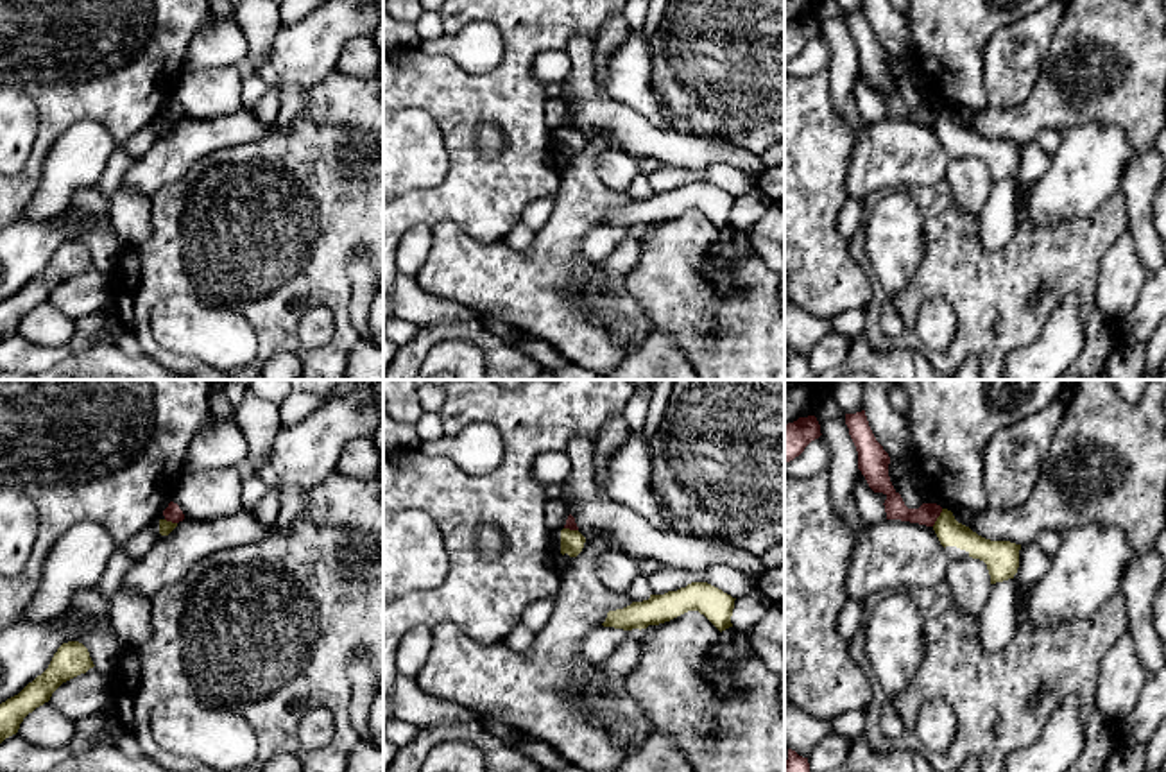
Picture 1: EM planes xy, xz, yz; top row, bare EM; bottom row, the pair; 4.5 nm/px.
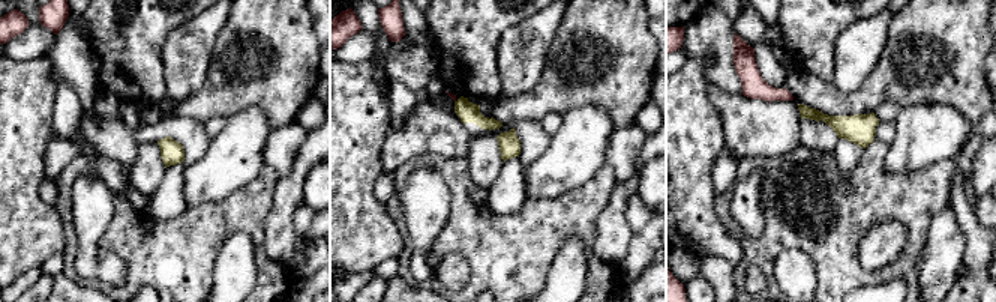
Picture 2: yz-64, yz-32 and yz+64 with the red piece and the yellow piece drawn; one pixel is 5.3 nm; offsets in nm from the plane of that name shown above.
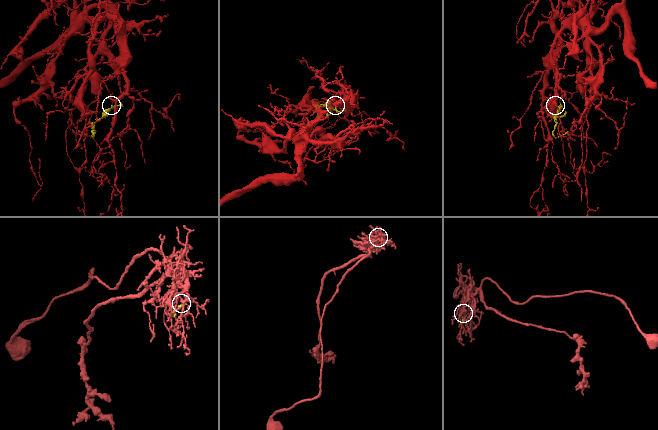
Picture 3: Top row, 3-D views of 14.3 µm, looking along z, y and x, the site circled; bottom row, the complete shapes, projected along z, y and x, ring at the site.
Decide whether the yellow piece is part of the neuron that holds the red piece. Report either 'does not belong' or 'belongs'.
does not belong

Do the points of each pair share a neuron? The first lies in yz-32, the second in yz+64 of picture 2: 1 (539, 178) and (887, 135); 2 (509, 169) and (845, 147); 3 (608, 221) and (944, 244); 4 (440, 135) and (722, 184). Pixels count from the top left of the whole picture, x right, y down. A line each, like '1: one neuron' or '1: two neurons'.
1: two neurons
2: one neuron
3: one neuron
4: two neurons

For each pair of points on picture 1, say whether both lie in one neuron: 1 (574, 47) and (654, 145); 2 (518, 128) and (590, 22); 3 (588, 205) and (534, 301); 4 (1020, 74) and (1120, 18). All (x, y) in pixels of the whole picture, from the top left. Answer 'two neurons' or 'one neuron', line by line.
1: one neuron
2: one neuron
3: one neuron
4: two neurons

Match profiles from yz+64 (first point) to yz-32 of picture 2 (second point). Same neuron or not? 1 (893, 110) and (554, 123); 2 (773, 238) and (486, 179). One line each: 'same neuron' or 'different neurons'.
1: same neuron
2: different neurons

